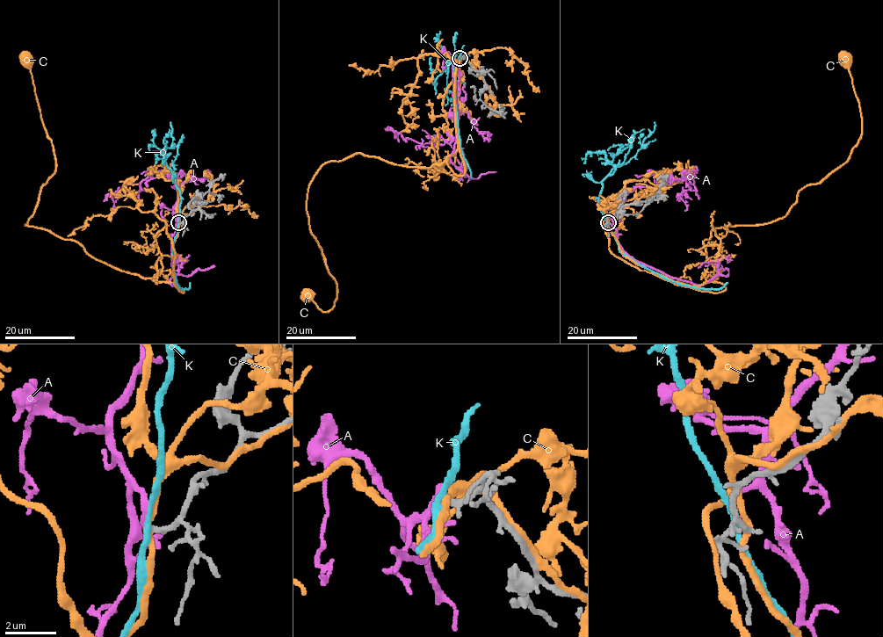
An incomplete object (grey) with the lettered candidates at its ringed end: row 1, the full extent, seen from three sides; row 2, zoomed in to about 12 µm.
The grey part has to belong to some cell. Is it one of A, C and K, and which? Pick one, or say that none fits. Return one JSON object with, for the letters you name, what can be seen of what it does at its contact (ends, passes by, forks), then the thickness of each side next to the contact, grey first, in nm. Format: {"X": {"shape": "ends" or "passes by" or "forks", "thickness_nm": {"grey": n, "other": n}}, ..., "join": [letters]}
{"A": {"shape": "ends", "thickness_nm": {"grey": 240, "other": 220}}, "join": ["A"]}

